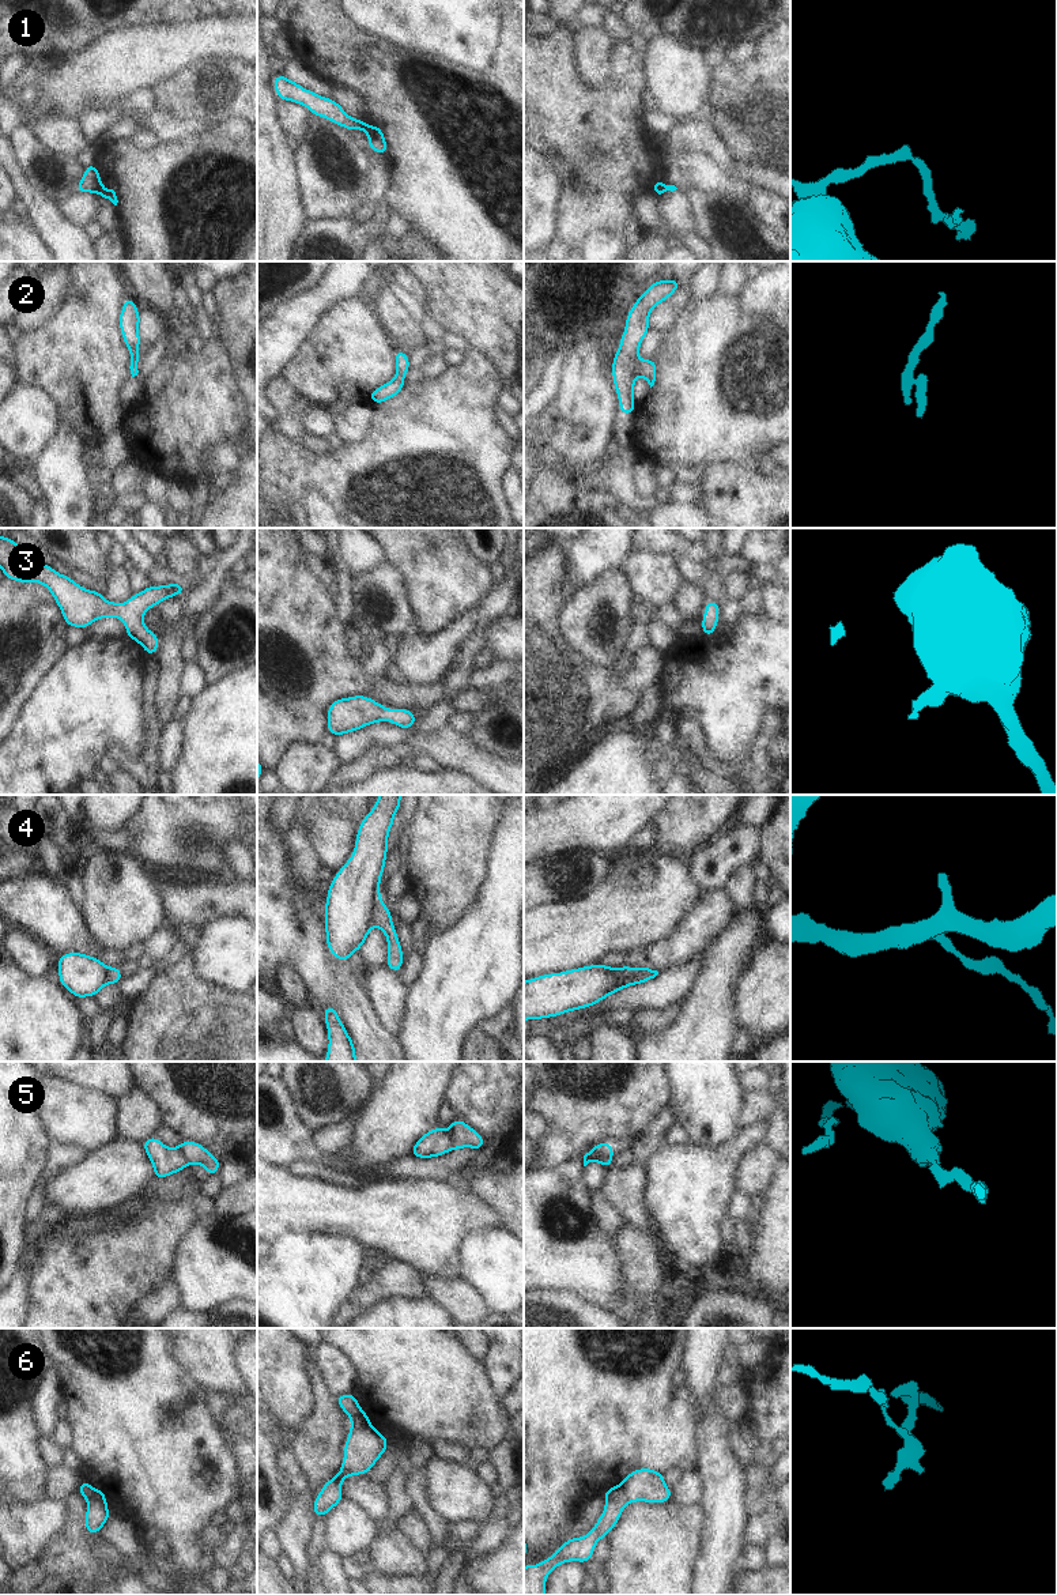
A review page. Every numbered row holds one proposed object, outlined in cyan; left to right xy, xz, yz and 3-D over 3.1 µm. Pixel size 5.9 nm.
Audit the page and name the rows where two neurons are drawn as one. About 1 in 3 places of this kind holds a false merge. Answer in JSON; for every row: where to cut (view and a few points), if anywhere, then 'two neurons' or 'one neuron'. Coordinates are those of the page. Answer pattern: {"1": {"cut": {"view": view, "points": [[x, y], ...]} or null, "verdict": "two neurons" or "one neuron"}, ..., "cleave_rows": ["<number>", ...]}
{"1": {"cut": {"view": "xy", "points": [[105, 188], [98, 192]]}, "verdict": "two neurons"}, "2": {"cut": null, "verdict": "one neuron"}, "3": {"cut": null, "verdict": "one neuron"}, "4": {"cut": {"view": "yz", "points": [[650, 968], [644, 971], [640, 968], [635, 981]]}, "verdict": "two neurons"}, "5": {"cut": {"view": "xz", "points": [[448, 1132], [453, 1149]]}, "verdict": "two neurons"}, "6": {"cut": {"view": "xz", "points": [[362, 1411], [351, 1420]]}, "verdict": "two neurons"}, "cleave_rows": ["1", "4", "5", "6"]}

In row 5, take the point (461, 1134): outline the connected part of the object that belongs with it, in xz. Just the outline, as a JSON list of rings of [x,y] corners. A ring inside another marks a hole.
[[[454,1119],[449,1127],[453,1150],[464,1147],[482,1150],[486,1147],[483,1136],[476,1130],[471,1128],[464,1120]]]

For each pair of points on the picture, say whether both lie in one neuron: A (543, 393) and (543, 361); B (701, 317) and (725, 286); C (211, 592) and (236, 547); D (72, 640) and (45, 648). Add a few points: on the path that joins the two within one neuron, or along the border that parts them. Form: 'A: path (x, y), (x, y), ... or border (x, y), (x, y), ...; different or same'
A: border (554, 351), (538, 387); different
B: border (717, 294), (733, 297); different
C: path (215, 581), (227, 558); same
D: border (68, 628), (64, 636), (67, 647); different

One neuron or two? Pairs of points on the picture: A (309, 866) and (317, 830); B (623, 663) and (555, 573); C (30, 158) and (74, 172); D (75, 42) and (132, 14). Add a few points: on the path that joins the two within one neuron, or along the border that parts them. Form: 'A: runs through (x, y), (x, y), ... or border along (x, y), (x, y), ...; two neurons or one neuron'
A: border along (297, 818), (323, 866); two neurons
B: runs through (589, 672), (584, 672), (550, 638), (550, 607); one neuron
C: runs through (41, 159), (46, 163), (53, 163), (63, 172); one neuron
D: runs through (89, 29), (98, 19), (112, 19), (119, 15); one neuron

